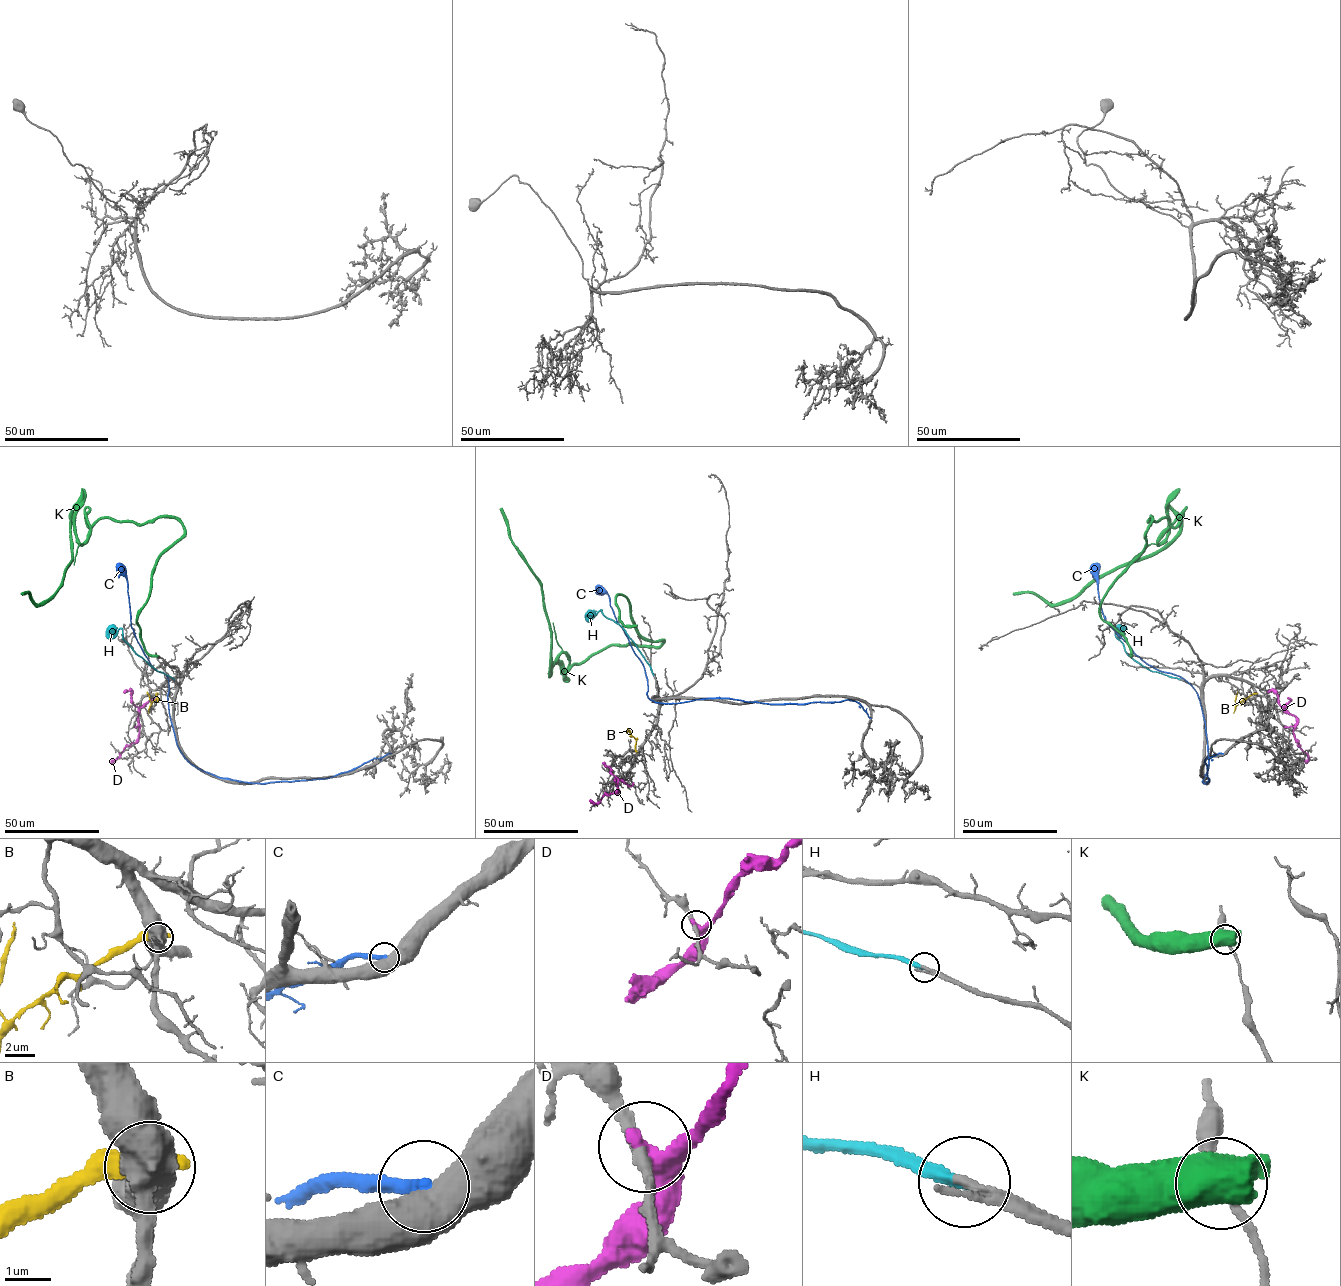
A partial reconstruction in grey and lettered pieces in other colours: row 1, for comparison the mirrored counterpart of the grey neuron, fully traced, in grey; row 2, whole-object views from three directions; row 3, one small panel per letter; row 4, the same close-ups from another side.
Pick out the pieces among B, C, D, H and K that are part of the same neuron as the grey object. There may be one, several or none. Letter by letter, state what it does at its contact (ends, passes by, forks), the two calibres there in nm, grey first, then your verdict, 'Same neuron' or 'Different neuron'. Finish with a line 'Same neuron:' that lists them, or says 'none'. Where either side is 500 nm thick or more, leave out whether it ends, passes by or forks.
B: Thickness 550 nm (grey) against 600 nm. Different neuron
C: Thickness 550 nm (grey) against 320 nm. Different neuron
D: It passes by. Thickness 280 nm (grey) against 380 nm. Different neuron
H: It ends there. Thickness 170 nm (grey) against 300 nm. Same neuron
K: Thickness 150 nm (grey) against 900 nm. Different neuron
Same neuron: H

